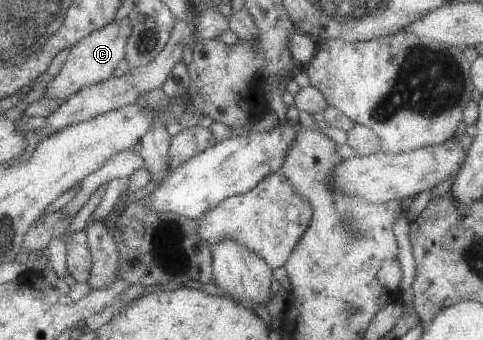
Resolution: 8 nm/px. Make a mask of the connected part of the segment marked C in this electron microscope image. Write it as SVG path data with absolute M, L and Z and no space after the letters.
M130 19L115 20L91 35L84 37L82 41L74 45L68 53L68 59L58 75L48 83L45 98L47 100L60 101L78 93L84 87L96 85L111 79L122 70L126 57L127 40L132 34Z

